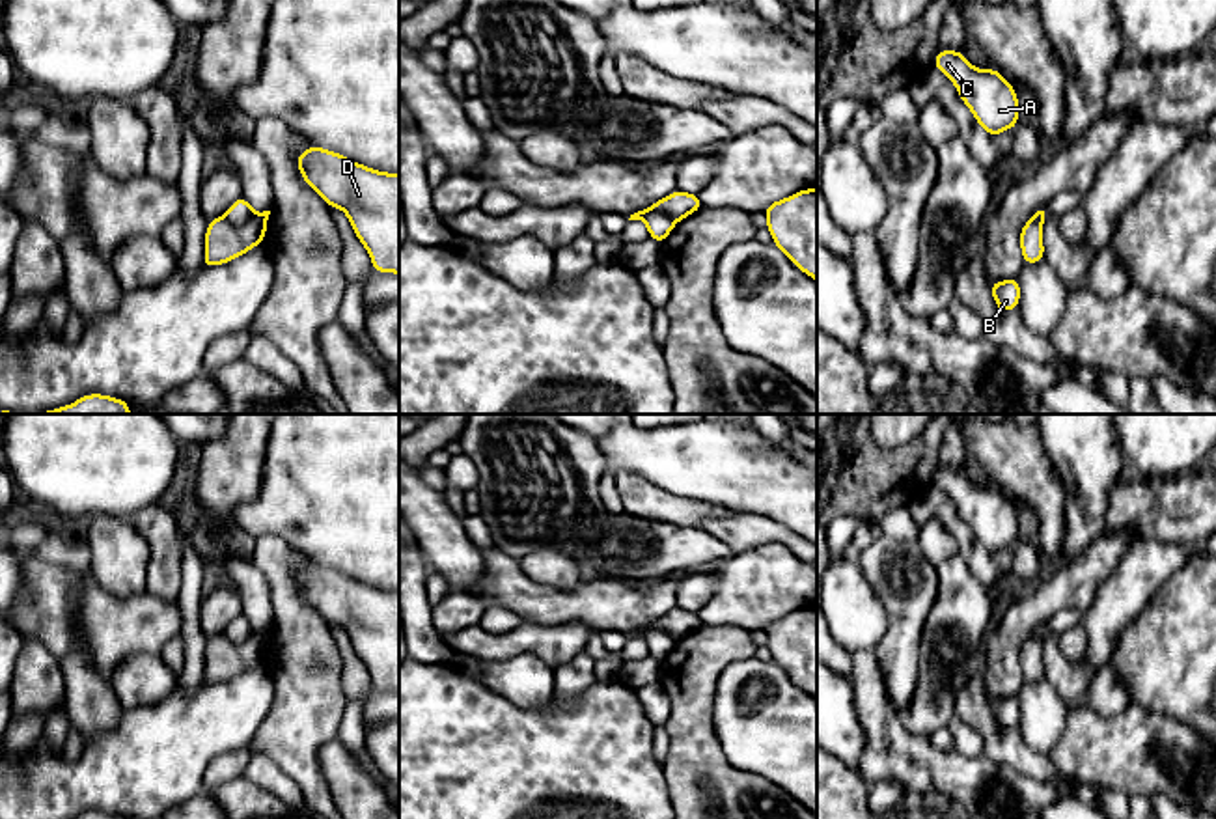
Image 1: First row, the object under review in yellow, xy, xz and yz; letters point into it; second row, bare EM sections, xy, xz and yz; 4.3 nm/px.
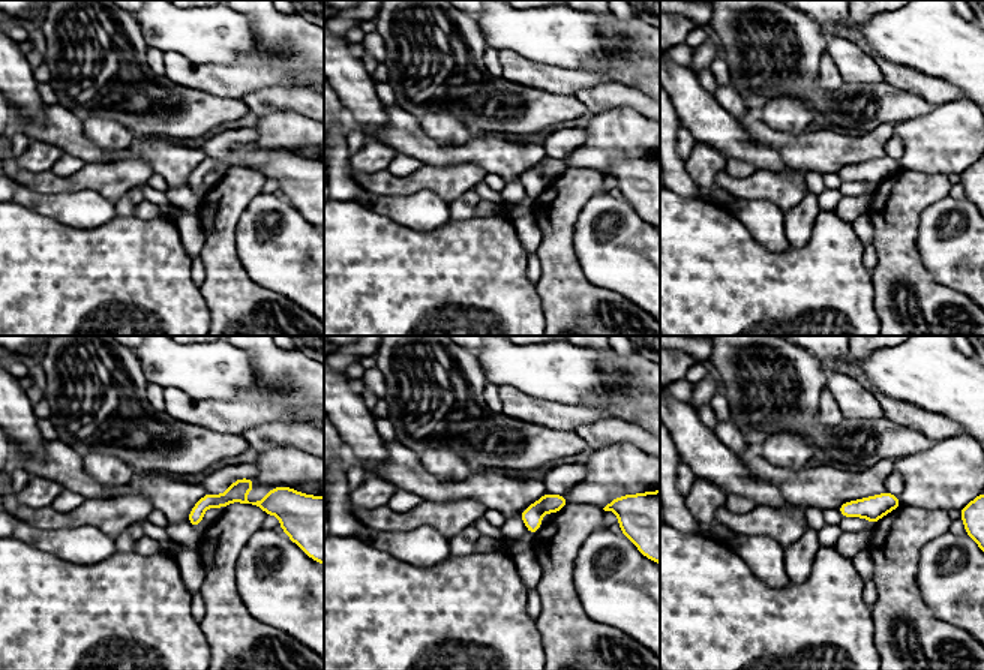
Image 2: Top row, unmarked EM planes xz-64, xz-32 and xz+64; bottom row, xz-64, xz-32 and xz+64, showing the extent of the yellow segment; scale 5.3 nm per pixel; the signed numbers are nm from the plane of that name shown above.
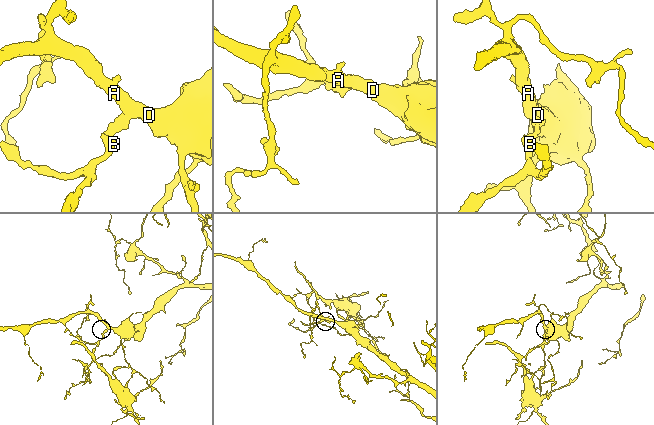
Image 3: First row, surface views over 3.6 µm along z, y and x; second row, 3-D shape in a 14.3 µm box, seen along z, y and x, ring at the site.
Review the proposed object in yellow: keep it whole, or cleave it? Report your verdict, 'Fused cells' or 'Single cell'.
Fused cells

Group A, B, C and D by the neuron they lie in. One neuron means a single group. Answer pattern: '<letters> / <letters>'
A C D / B

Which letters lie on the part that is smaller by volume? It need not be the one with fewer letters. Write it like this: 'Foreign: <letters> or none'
Foreign: B

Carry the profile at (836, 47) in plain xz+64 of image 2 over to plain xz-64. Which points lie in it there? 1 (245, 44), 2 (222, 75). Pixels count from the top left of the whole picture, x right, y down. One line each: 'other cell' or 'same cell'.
1: other cell
2: same cell

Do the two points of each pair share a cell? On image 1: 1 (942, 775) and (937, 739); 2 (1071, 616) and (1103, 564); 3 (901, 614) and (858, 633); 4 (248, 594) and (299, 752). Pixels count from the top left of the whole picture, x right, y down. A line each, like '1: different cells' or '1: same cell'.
1: different cells
2: different cells
3: different cells
4: different cells

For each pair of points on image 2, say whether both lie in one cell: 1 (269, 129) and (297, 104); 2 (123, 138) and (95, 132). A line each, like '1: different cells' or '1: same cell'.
1: different cells
2: same cell

